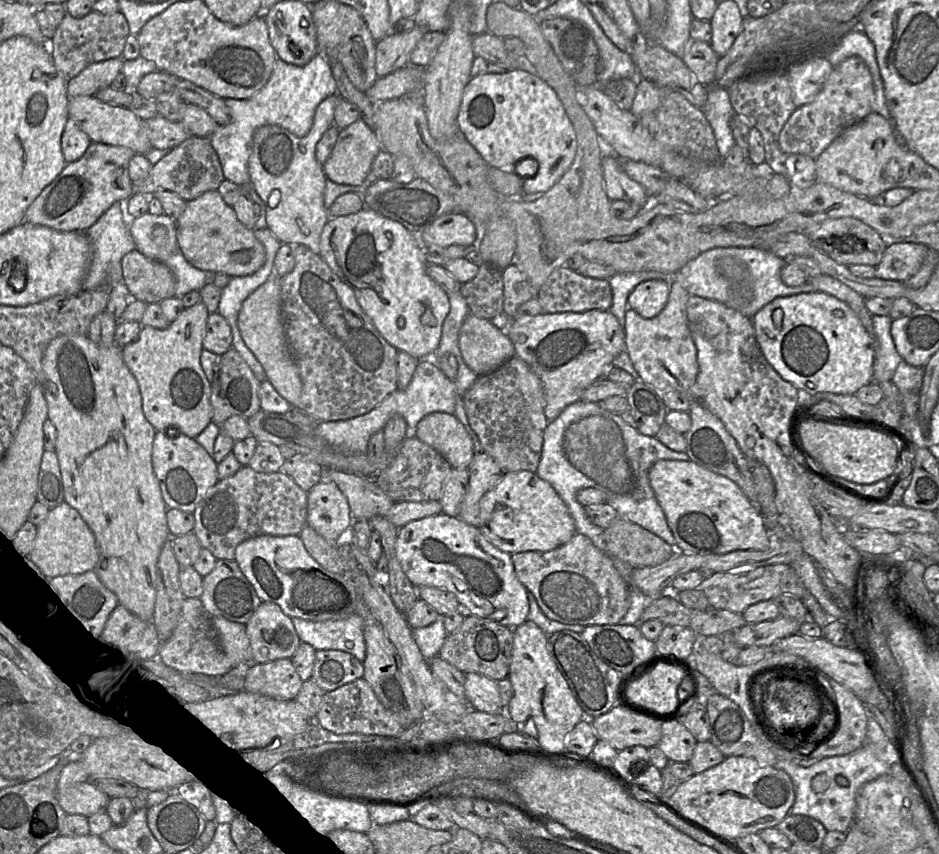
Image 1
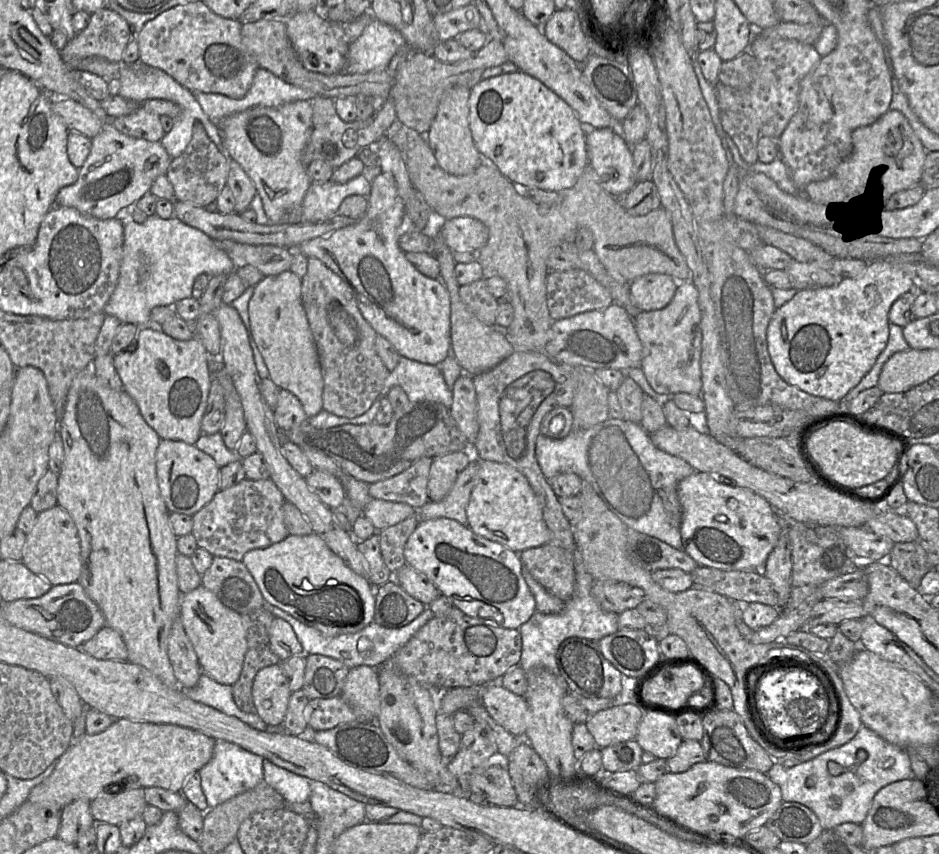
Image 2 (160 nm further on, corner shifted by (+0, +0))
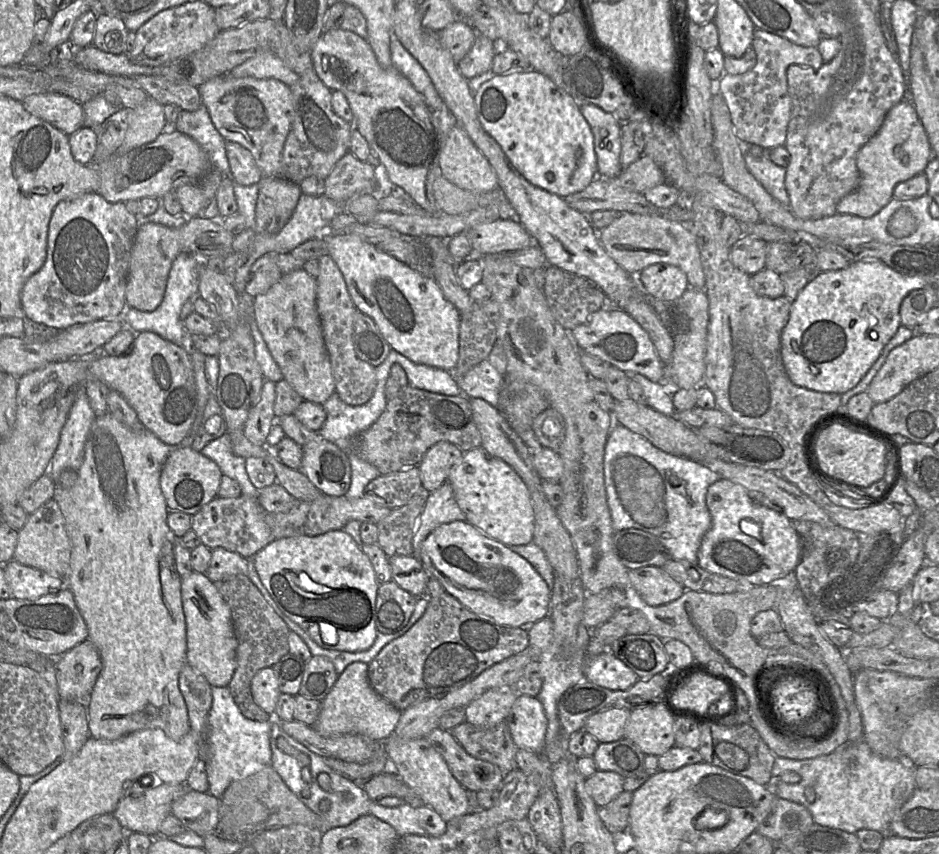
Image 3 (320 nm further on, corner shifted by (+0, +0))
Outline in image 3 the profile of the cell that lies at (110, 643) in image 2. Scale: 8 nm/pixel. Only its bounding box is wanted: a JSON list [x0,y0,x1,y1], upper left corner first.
[56,639,101,707]

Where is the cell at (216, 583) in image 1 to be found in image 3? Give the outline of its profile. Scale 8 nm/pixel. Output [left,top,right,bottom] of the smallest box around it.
[206,548,248,583]

